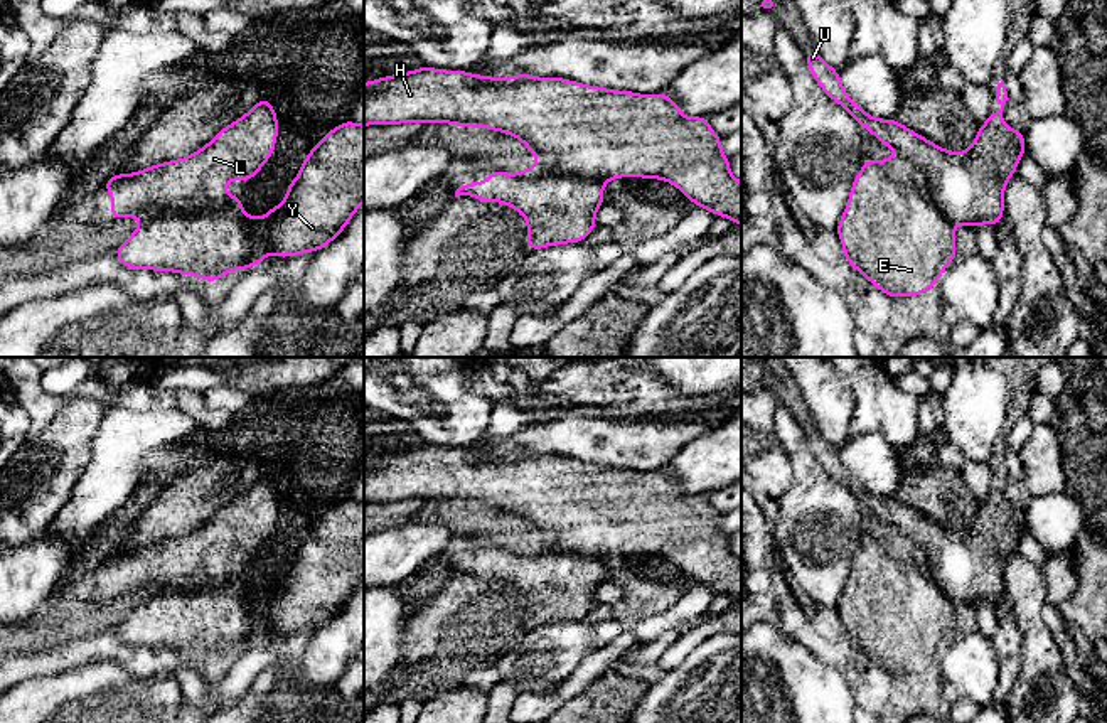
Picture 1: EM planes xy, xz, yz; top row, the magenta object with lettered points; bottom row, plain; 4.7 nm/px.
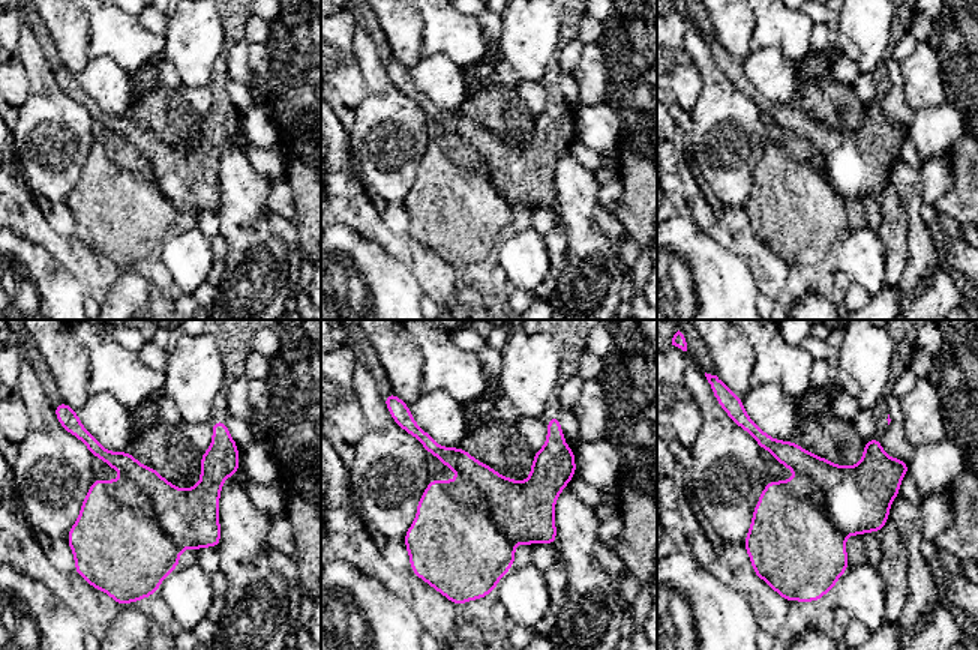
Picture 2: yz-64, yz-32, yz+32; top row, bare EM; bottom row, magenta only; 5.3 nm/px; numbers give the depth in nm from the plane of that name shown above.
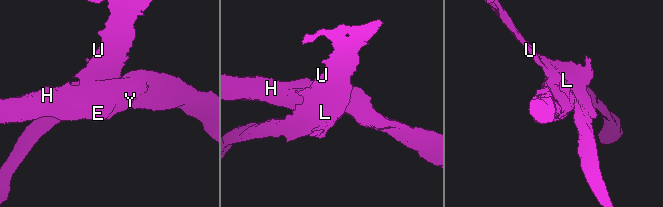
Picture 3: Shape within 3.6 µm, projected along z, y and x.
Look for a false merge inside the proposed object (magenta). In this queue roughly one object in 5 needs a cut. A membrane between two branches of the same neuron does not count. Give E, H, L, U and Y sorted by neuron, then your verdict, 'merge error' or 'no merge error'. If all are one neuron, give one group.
E H Y / L U | merge error

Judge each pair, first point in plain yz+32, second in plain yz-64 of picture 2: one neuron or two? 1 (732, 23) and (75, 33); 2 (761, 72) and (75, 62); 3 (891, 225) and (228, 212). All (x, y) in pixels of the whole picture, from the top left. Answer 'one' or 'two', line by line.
1: one
2: two
3: two

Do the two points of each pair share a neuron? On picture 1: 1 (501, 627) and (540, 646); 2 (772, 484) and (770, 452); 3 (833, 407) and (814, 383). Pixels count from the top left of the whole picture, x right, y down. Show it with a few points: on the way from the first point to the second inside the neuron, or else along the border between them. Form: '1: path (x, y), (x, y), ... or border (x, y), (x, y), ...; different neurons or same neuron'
1: border (529, 631), (492, 664); different neurons
2: path (772, 476), (770, 460); same neuron
3: path (829, 401), (819, 388); same neuron

